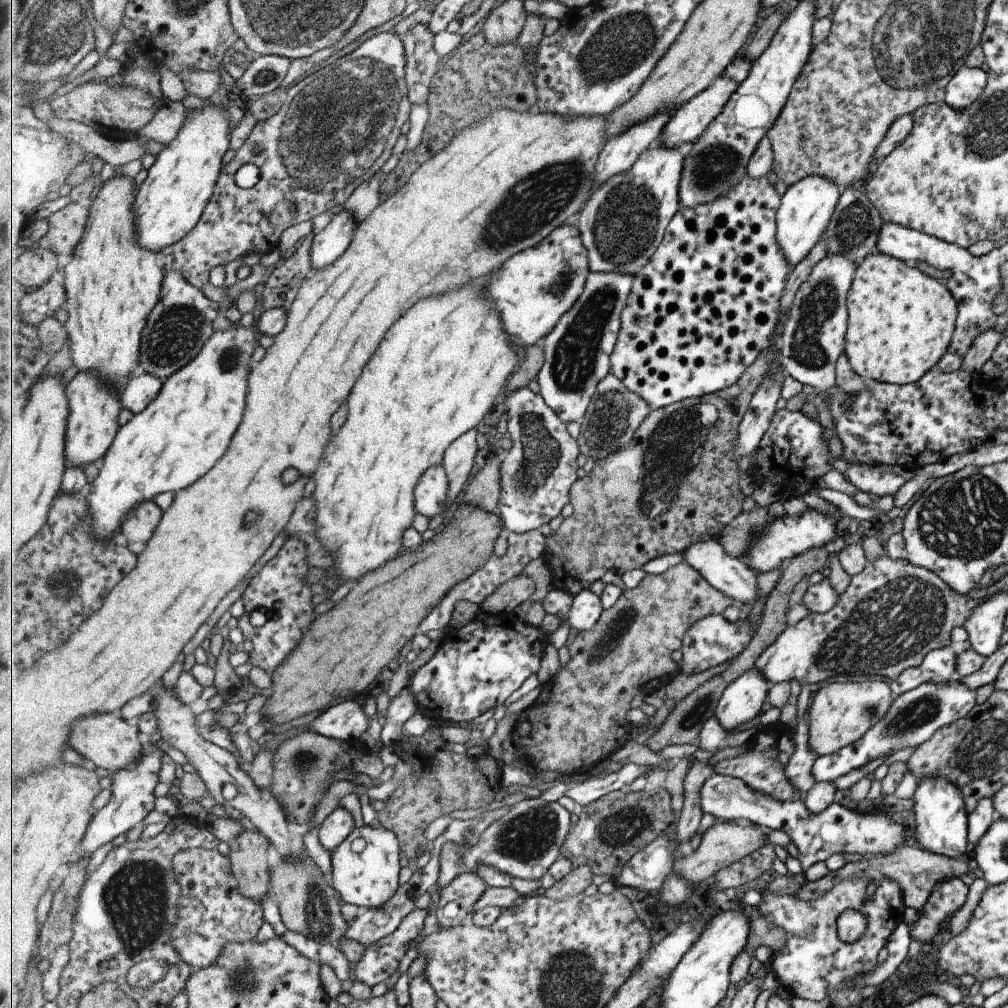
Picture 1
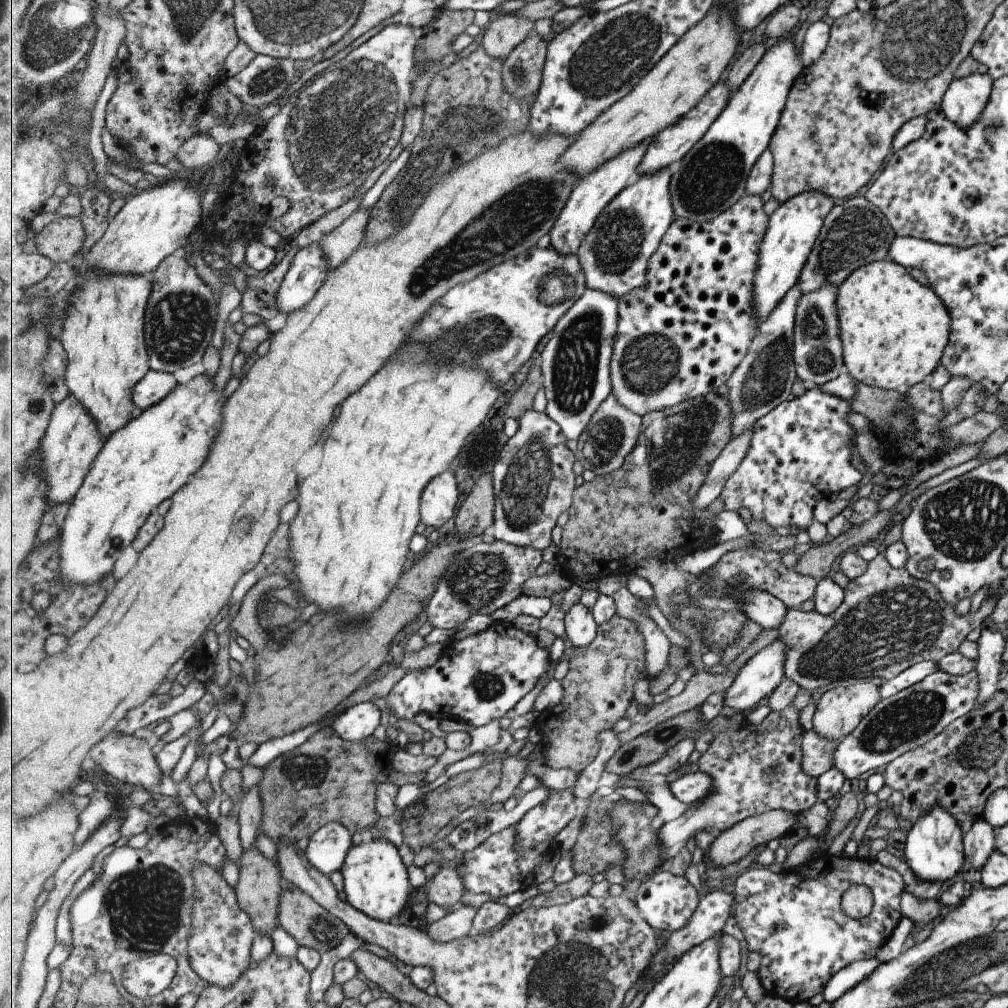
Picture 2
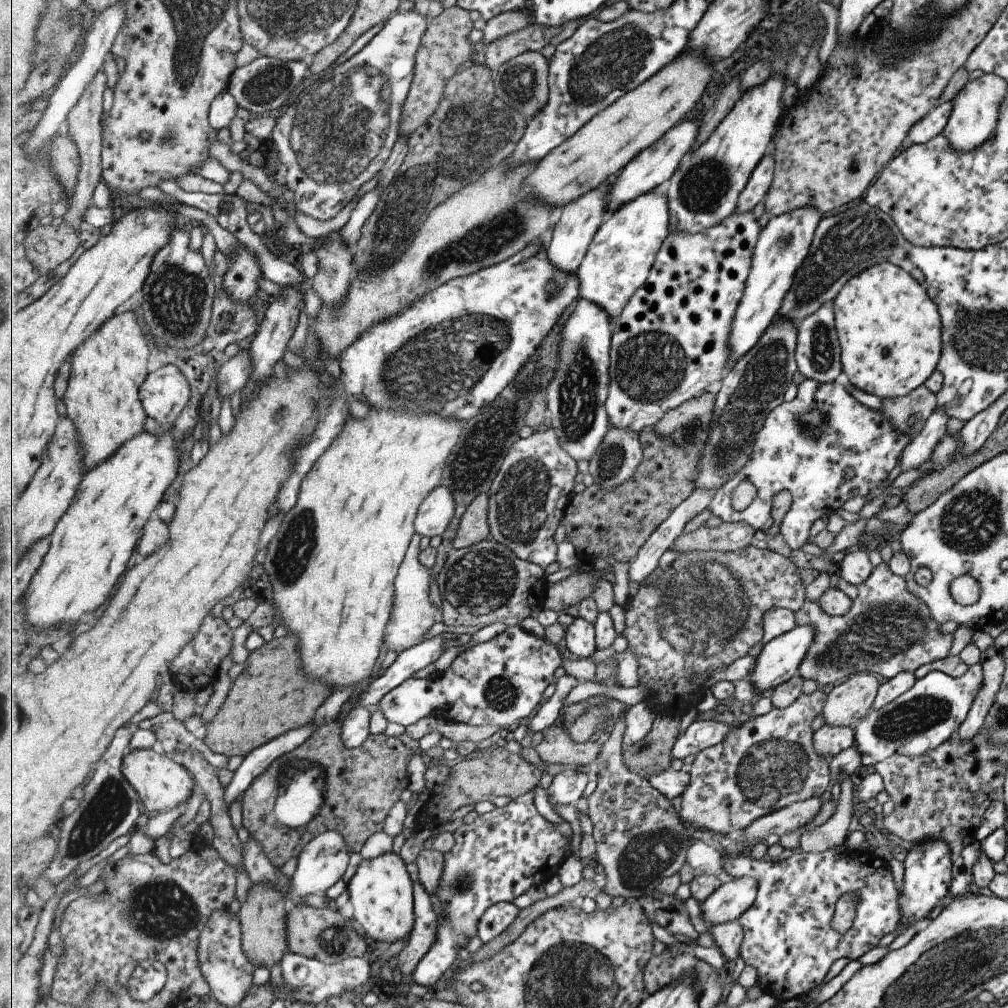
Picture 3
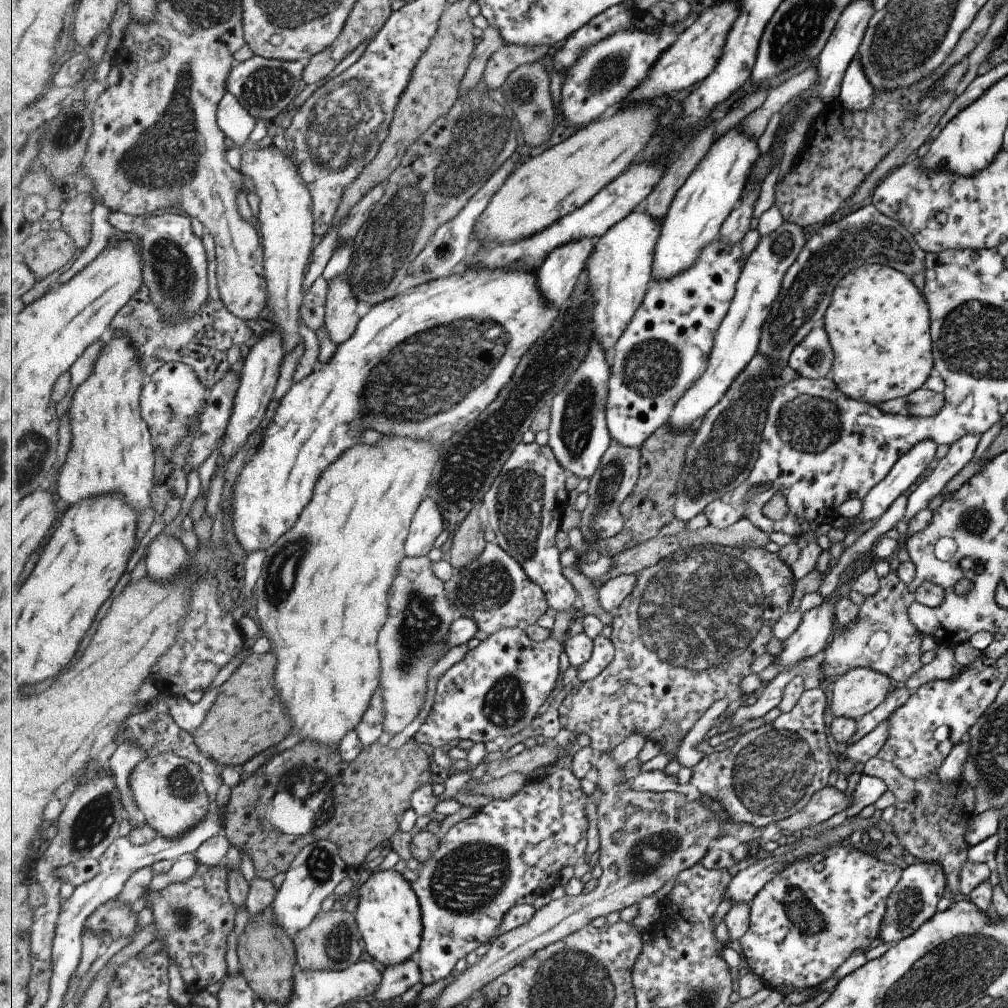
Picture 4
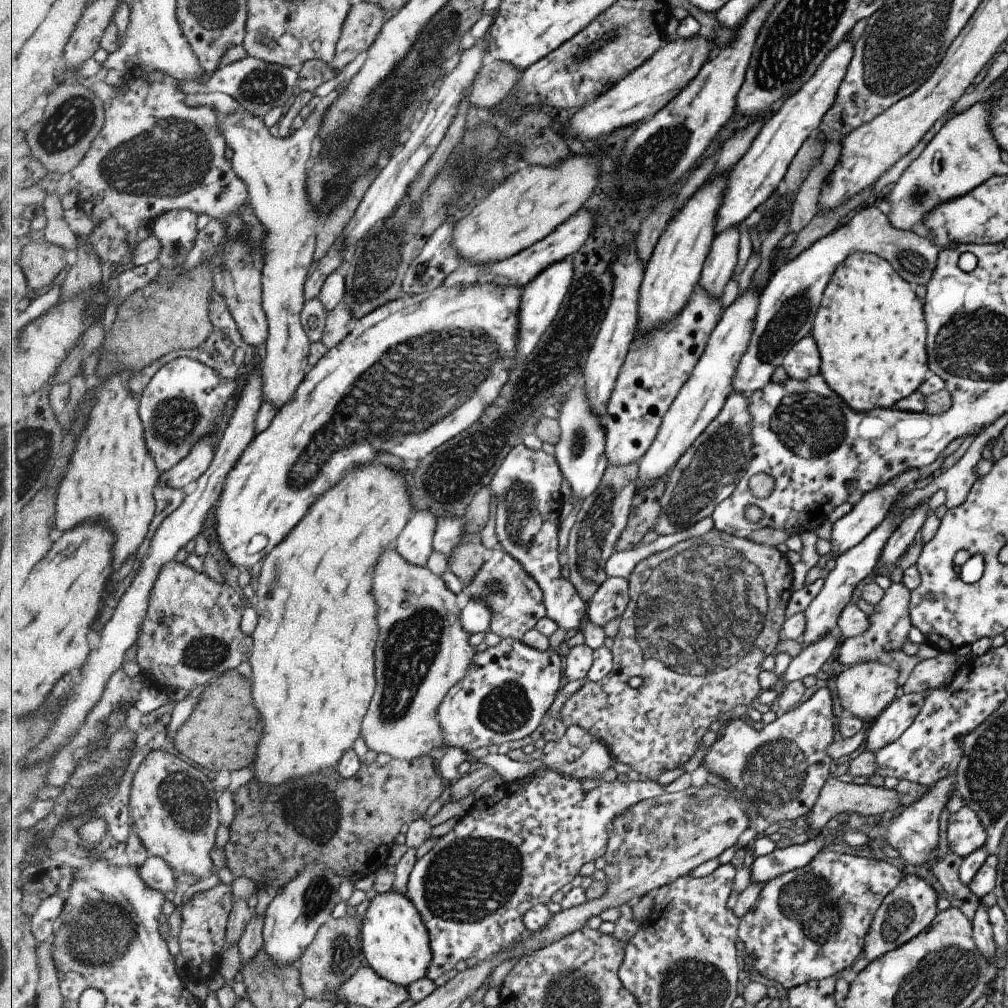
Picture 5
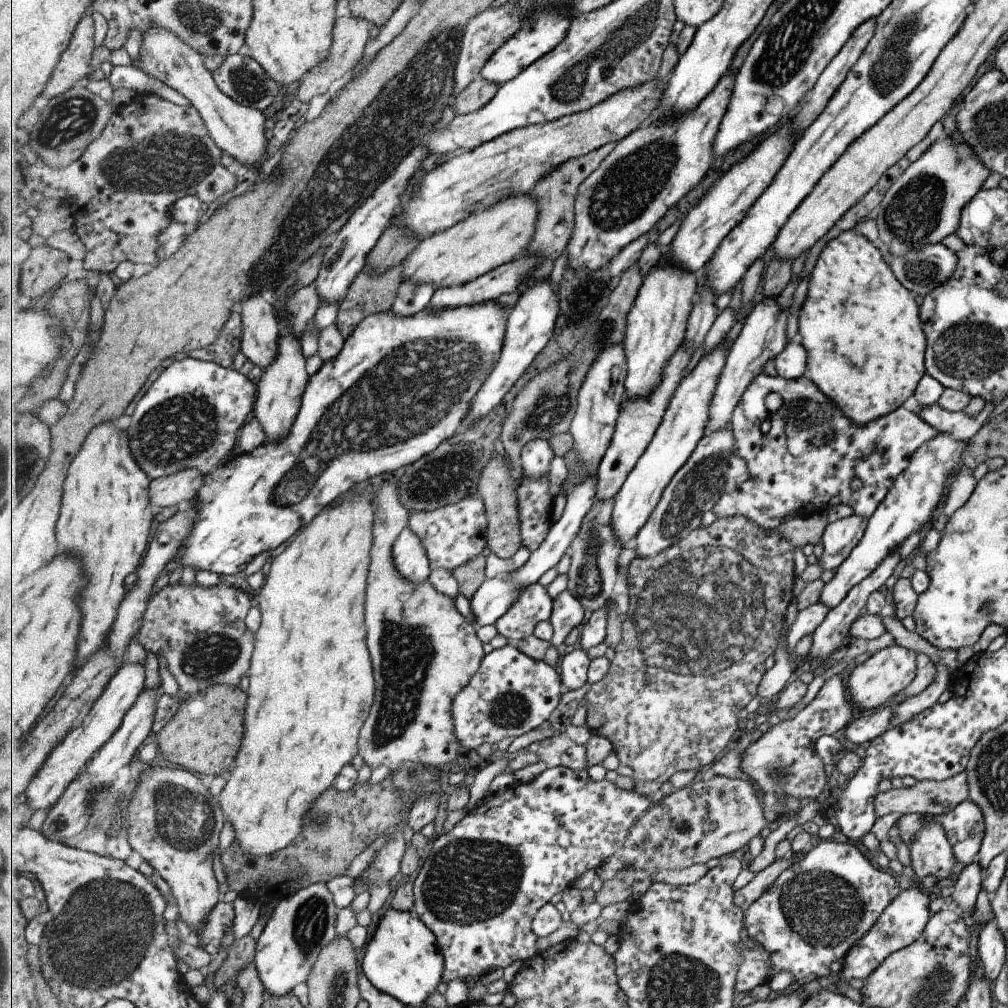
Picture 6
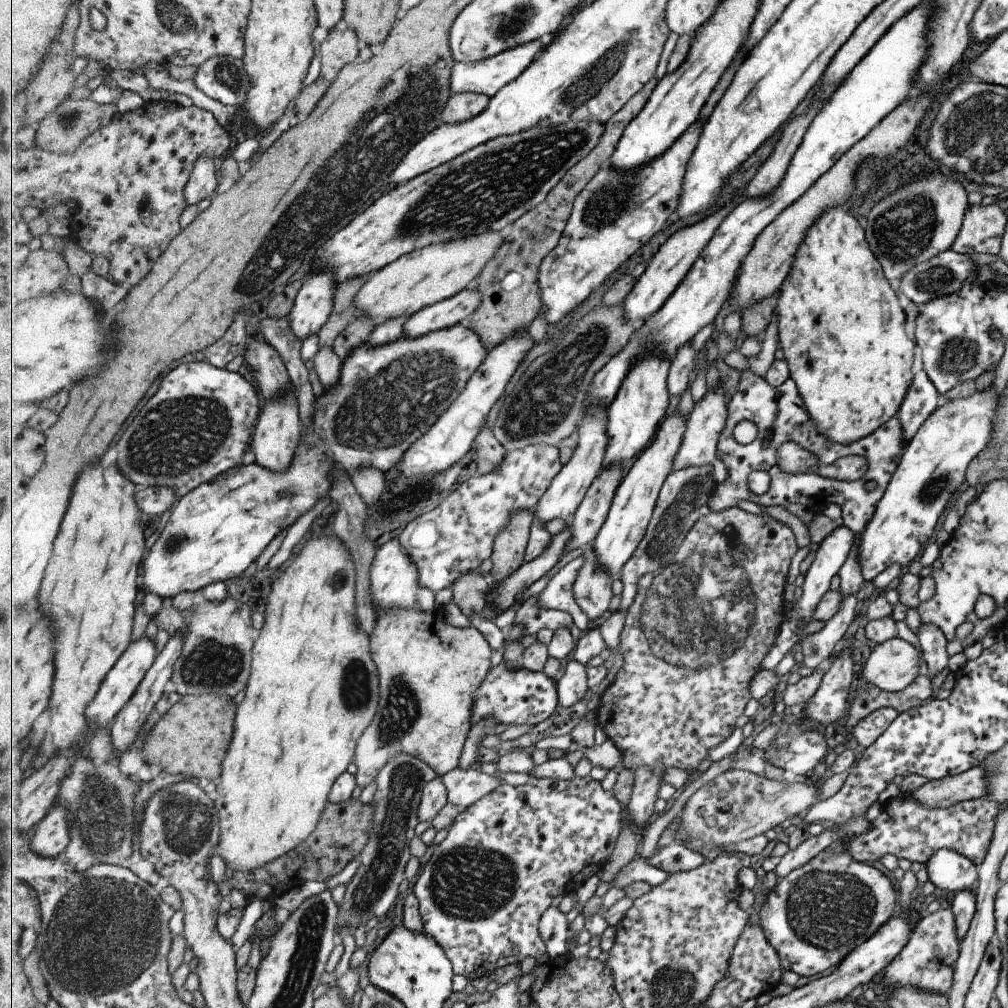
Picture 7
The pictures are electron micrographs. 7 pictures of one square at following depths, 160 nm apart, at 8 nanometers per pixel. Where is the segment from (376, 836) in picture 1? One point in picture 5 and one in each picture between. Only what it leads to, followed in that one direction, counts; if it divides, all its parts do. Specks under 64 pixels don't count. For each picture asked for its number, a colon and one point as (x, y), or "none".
2: (376, 882)
3: (382, 893)
4: (389, 915)
5: (396, 943)

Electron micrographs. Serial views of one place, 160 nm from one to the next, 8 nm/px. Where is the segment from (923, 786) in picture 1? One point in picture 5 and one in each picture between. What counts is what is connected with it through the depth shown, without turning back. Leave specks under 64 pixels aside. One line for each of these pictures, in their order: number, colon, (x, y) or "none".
2: (933, 852)
3: (927, 867)
4: (911, 902)
5: (906, 910)

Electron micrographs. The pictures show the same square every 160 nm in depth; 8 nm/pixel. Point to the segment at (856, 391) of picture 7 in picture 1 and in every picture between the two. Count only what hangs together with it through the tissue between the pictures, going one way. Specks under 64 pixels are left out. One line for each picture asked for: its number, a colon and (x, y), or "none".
1: (900, 321)
2: (893, 331)
3: (888, 331)
4: (877, 322)
5: (870, 331)
6: (860, 328)

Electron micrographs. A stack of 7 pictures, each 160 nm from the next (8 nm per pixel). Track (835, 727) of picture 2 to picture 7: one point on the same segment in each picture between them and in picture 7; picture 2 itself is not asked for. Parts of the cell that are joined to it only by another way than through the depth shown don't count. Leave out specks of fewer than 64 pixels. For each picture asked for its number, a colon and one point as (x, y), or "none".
3: (850, 701)
4: (859, 690)
5: (863, 690)
6: (868, 685)
7: (892, 665)

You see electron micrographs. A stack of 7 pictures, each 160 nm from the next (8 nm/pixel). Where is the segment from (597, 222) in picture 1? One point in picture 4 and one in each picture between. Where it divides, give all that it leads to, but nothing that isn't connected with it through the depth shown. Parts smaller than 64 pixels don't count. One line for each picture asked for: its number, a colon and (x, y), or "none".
2: (616, 254)
3: (623, 253)
4: (620, 269)

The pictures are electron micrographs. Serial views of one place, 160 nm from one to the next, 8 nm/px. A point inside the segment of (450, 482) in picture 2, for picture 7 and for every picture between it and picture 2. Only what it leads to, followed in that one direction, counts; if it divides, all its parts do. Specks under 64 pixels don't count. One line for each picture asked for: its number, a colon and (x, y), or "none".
3: (436, 513)
4: (429, 523)
5: (415, 543)
6: (412, 559)
7: (396, 582)

